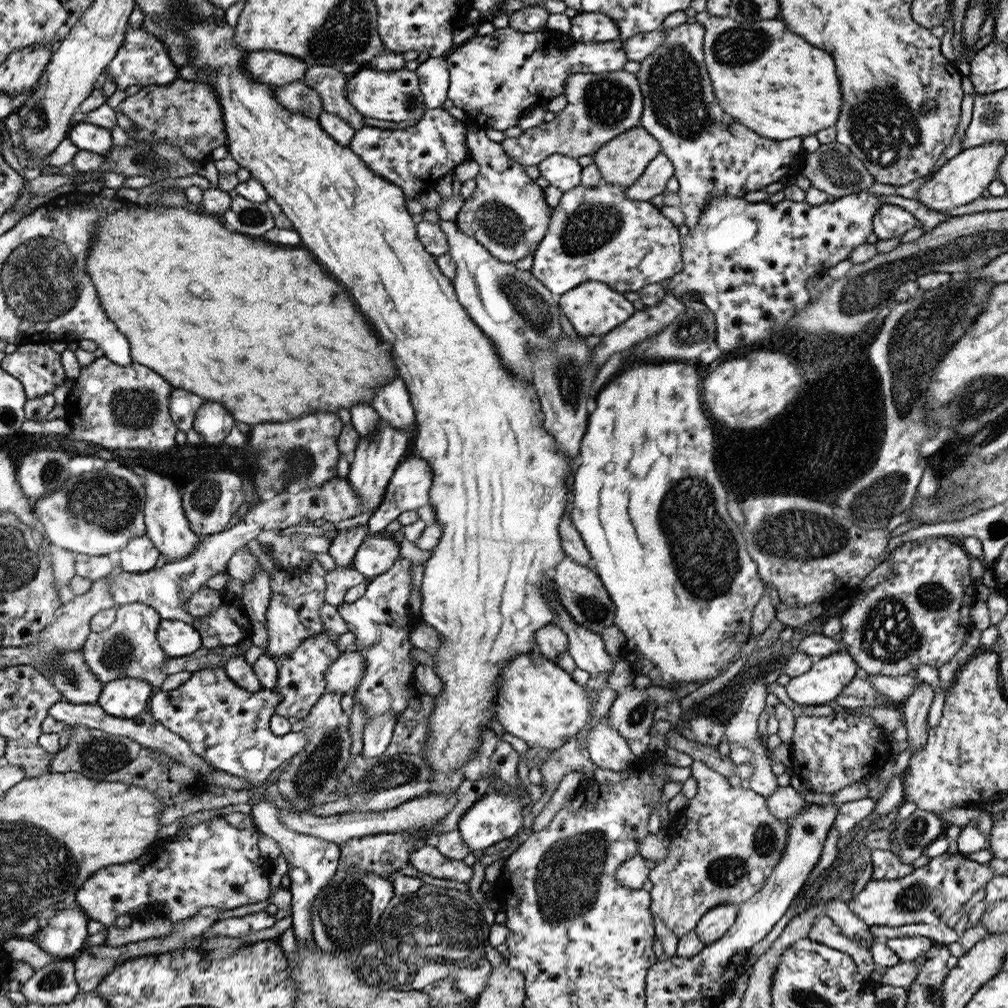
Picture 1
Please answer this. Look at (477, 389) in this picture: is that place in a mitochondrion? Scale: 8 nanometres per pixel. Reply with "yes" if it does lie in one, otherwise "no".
no

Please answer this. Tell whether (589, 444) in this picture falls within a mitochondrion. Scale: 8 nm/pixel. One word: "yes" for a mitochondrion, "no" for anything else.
no

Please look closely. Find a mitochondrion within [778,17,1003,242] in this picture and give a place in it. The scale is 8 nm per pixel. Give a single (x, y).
(883, 121)

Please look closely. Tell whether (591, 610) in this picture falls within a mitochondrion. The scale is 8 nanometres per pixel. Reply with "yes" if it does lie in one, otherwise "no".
yes

